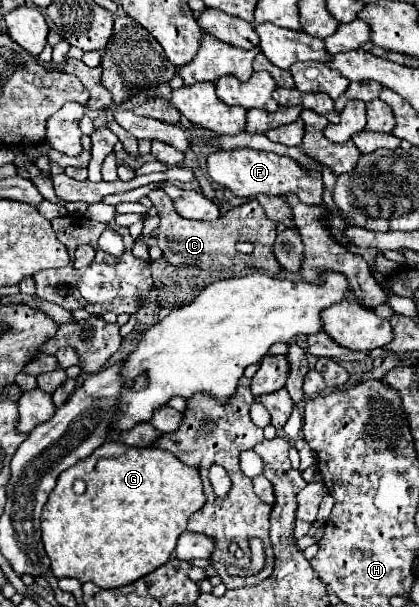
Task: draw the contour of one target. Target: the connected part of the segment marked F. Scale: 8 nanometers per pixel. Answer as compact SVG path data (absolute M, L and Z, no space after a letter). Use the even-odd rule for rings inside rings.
M253 148L217 150L207 156L207 172L217 184L221 184L223 188L229 188L235 196L253 198L257 194L281 196L281 194L293 192L305 204L321 204L321 194L323 194L321 174L319 172L307 174L291 158L277 156L273 152L261 152L261 150L253 150Z

